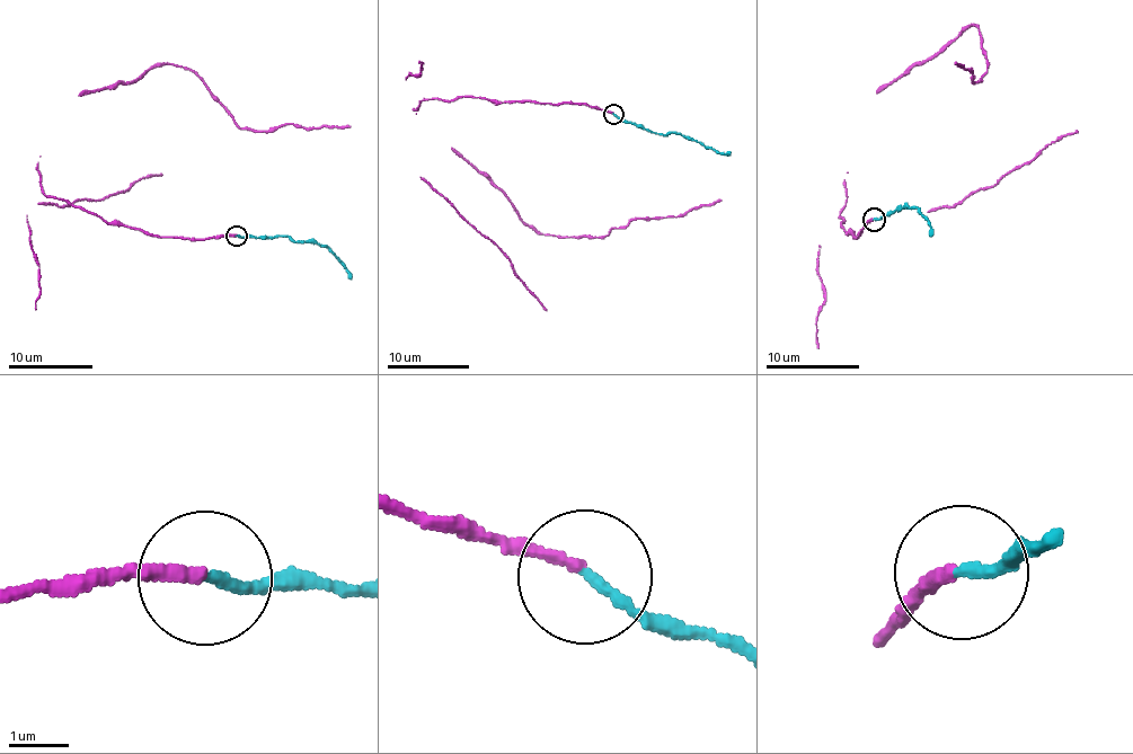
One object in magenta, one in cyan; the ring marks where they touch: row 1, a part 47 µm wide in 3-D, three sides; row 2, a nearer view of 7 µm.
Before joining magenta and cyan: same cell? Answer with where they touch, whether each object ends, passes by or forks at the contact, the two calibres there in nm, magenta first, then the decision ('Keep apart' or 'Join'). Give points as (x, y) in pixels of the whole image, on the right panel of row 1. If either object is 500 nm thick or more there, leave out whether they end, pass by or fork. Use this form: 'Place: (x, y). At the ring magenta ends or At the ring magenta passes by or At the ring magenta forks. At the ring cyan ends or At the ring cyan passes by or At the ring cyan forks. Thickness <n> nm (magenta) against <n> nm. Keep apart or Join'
Place: (874, 219). At the ring magenta ends. At the ring cyan ends. Thickness 190 nm (magenta) against 190 nm. Join

